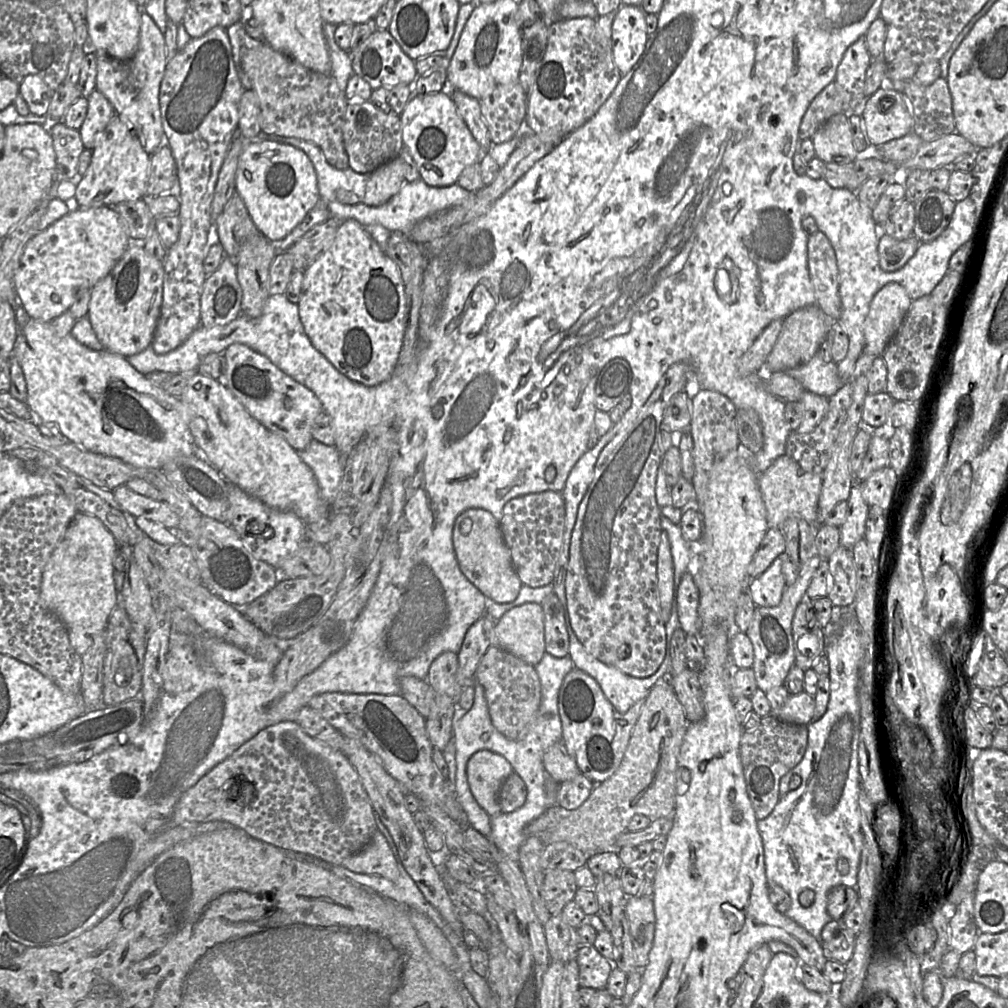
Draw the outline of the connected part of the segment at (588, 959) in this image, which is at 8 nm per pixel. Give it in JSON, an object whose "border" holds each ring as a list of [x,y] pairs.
{"border":[[[577,945],[575,959],[579,967],[579,985],[595,990],[606,989],[614,965],[602,956],[594,945]]]}

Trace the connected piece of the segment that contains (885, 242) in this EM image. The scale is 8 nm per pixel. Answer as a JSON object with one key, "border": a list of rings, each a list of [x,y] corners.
{"border":[[[887,234],[879,239],[879,265],[886,272],[894,272],[902,268],[916,253],[920,241],[911,236],[905,240],[897,240]]]}

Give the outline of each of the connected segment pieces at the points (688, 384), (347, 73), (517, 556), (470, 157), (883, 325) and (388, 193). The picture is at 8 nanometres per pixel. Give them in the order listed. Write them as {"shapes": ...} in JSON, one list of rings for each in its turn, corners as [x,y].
{"shapes":[[[[683,362],[671,365],[658,382],[656,388],[641,408],[637,417],[629,423],[622,431],[620,431],[607,445],[602,449],[598,456],[598,460],[594,469],[594,477],[584,495],[579,508],[574,525],[569,550],[569,562],[565,579],[565,594],[567,609],[570,618],[571,627],[584,648],[601,662],[614,666],[622,672],[644,678],[654,674],[665,658],[665,650],[667,646],[665,623],[661,617],[660,604],[658,599],[657,588],[657,553],[662,533],[661,527],[661,508],[658,506],[655,497],[655,486],[658,469],[661,465],[662,452],[660,450],[660,434],[662,431],[662,421],[664,412],[672,398],[680,392],[686,391],[690,396],[699,388],[699,384],[693,380],[692,368]]],[[[324,22],[323,33],[332,64],[331,76],[336,79],[340,90],[346,92],[348,81],[354,74],[354,71],[350,53],[344,51],[336,44],[334,34],[337,26],[338,25]]],[[[561,492],[526,494],[510,500],[504,506],[500,529],[523,585],[537,588],[552,583],[562,549],[564,525],[565,502]]],[[[438,92],[411,96],[400,117],[404,147],[416,163],[420,179],[427,185],[443,187],[456,184],[466,167],[480,163],[481,147],[459,115],[450,94]]],[[[897,282],[884,285],[875,294],[864,322],[863,353],[882,356],[911,303],[906,289]]],[[[397,157],[388,161],[369,175],[365,203],[375,207],[386,204],[406,182],[402,160]]]]}

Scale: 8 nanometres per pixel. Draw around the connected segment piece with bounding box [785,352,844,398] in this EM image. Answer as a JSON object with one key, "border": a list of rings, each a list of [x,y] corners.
{"border":[[[819,352],[806,364],[785,371],[798,380],[805,390],[826,398],[834,395],[842,386],[837,363],[826,363]]]}

